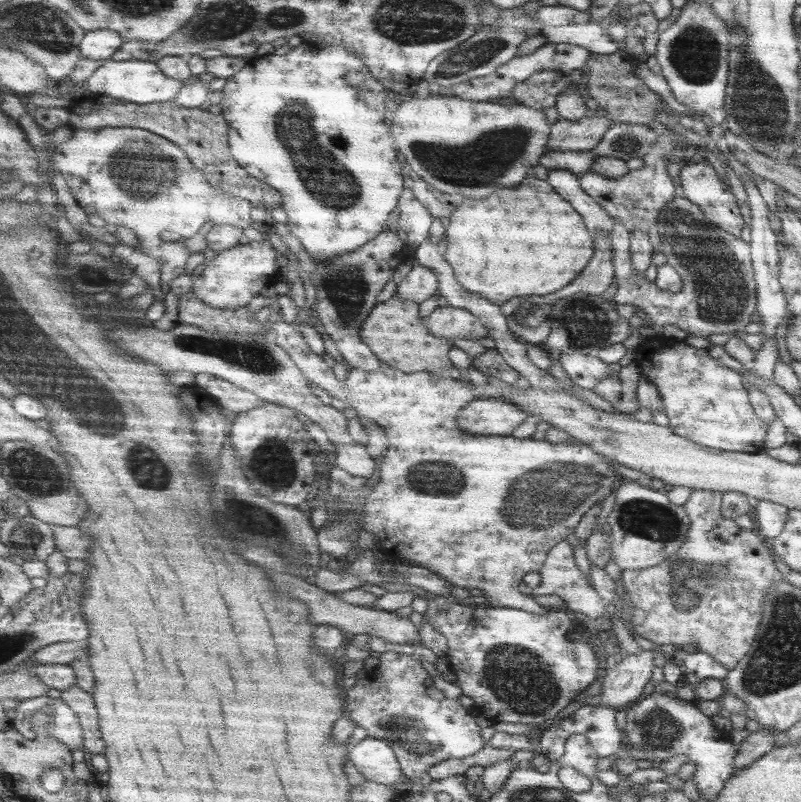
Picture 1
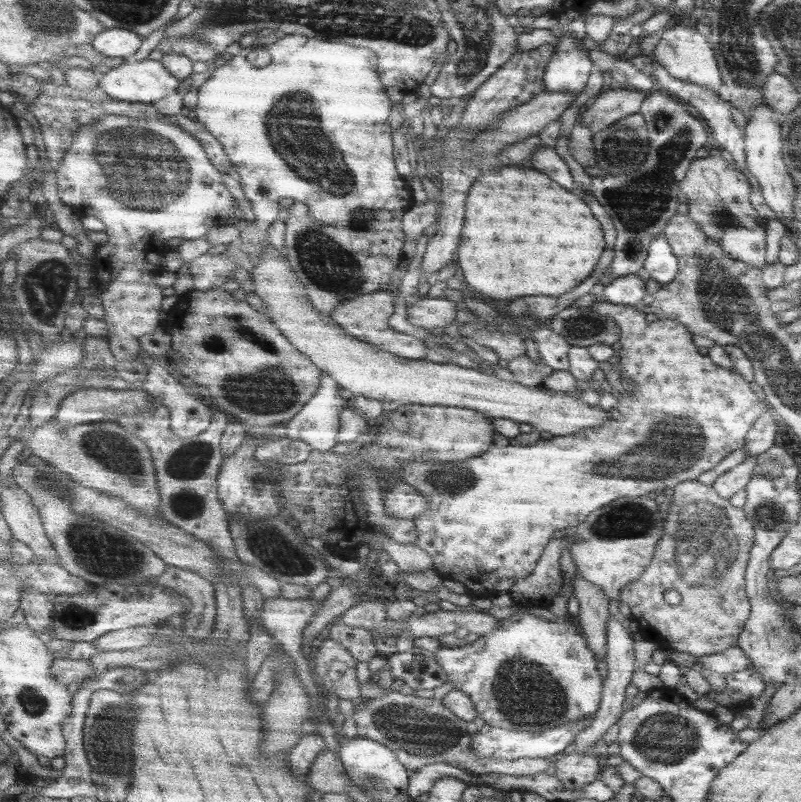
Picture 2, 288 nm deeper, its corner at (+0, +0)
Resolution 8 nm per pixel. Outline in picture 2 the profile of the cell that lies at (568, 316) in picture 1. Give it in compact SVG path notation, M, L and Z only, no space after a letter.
M567 308L555 316L549 328L565 336L573 348L591 348L595 344L621 342L621 328L593 308Z

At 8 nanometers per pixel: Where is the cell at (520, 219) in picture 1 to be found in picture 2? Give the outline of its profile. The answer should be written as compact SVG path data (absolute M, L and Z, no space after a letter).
M501 168L501 170L493 170L485 176L481 176L477 180L477 184L473 184L473 192L469 194L467 200L467 220L465 220L465 230L463 230L463 240L459 246L459 268L465 272L465 282L469 284L469 288L473 286L475 292L479 290L479 294L483 294L485 298L495 300L497 304L505 304L511 300L517 300L521 296L563 296L567 292L571 292L575 286L579 286L583 280L587 280L591 276L591 272L595 270L595 266L601 260L601 254L607 250L607 240L605 240L605 228L603 224L599 224L599 220L593 216L593 208L589 208L589 202L575 196L573 192L561 188L557 182L553 182L553 178L537 172L537 170L527 170L527 168Z

